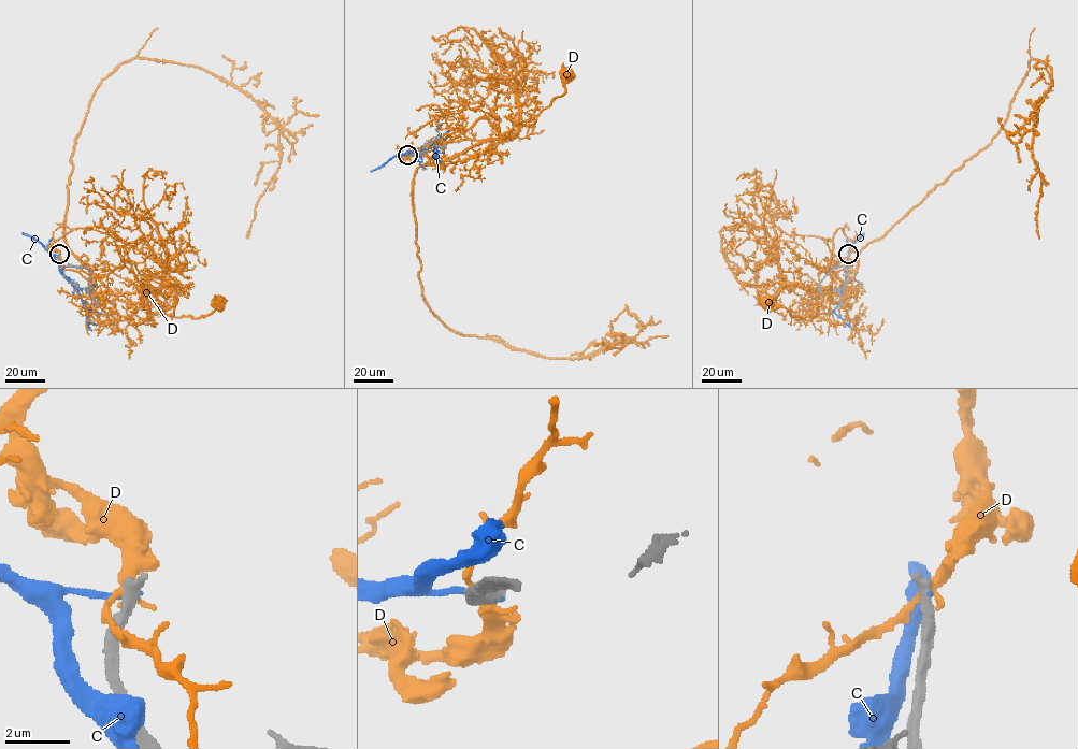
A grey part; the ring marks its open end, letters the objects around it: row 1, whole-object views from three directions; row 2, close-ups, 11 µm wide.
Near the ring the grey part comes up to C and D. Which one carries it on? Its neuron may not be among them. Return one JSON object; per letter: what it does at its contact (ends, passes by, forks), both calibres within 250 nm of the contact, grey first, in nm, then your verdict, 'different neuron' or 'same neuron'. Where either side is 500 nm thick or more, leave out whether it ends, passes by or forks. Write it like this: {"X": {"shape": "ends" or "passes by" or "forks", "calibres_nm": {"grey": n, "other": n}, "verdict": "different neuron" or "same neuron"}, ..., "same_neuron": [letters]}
{"C": {"shape": "ends", "calibres_nm": {"grey": 440, "other": 200}, "verdict": "different neuron"}, "D": {"shape": "passes by", "calibres_nm": {"grey": 420, "other": 320}, "verdict": "different neuron"}, "same_neuron": []}

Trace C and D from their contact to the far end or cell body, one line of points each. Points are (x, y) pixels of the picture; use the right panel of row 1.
C: (848, 255), (845, 283), (834, 313), (856, 330)
D: (848, 255), (851, 241), (838, 228), (832, 238), (828, 313), (799, 317), (781, 306), (765, 302)

